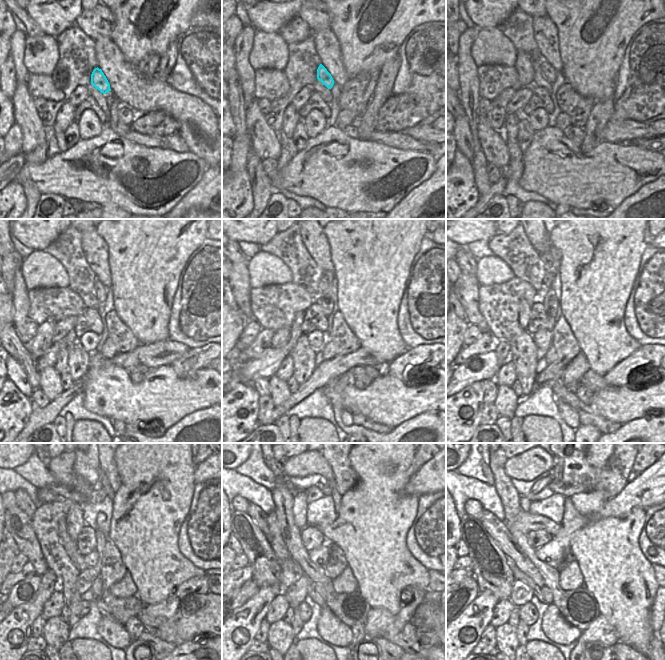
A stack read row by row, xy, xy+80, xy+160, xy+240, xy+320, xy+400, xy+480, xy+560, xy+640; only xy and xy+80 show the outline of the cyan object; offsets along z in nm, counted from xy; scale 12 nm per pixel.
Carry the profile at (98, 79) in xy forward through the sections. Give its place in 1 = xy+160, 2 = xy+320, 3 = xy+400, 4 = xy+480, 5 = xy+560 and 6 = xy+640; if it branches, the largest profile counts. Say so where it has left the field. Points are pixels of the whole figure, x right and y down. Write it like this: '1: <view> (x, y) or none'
1: xy+160 (550, 74)
2: xy+320 (323, 284)
3: xy+400 (548, 278)
4: xy+480 (99, 496)
5: xy+560 (323, 485)
6: xy+640 (556, 471)

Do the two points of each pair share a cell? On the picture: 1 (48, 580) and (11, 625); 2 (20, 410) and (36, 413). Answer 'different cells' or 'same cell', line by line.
1: same cell
2: different cells

